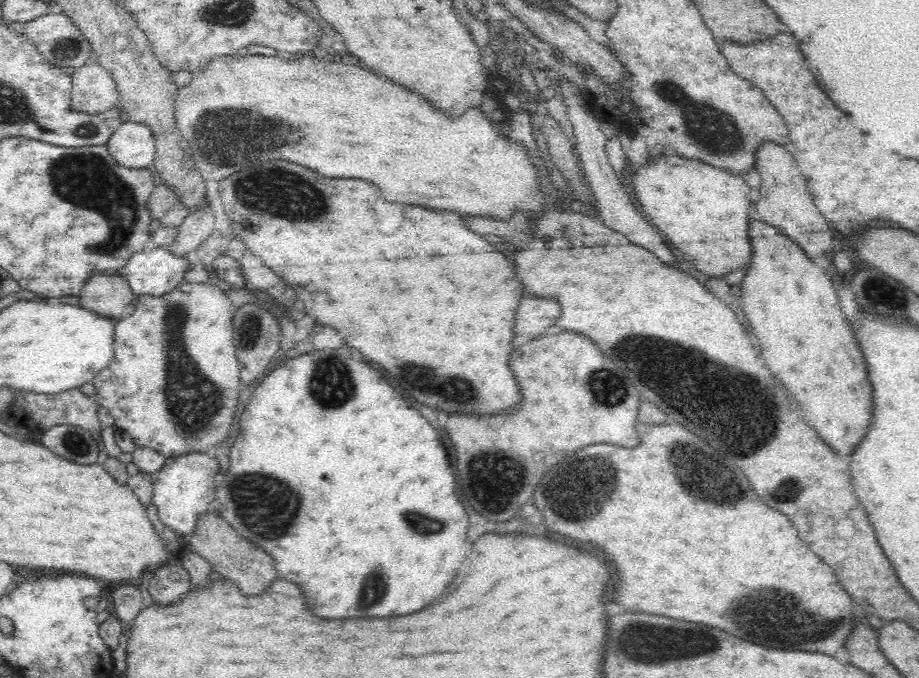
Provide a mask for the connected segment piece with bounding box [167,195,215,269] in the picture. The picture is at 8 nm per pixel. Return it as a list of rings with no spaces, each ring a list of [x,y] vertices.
[[[207,197],[207,204],[198,207],[179,224],[178,234],[174,243],[167,248],[174,255],[186,255],[189,258],[189,269],[193,269],[199,264],[197,258],[198,247],[212,234],[214,230],[214,210]]]

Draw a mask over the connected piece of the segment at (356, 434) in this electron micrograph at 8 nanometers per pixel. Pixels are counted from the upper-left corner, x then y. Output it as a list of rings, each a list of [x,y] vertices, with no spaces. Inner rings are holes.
[[[344,344],[337,349],[314,350],[285,359],[282,364],[266,373],[260,381],[240,418],[238,438],[229,449],[230,467],[220,477],[216,498],[209,505],[208,511],[219,514],[234,527],[237,534],[246,537],[274,557],[276,571],[280,572],[282,578],[302,586],[302,590],[306,592],[308,608],[322,618],[402,616],[412,614],[428,606],[432,600],[436,600],[454,580],[466,558],[464,546],[468,532],[468,514],[456,496],[454,472],[448,464],[448,452],[440,440],[440,434],[430,426],[430,422],[426,422],[426,418],[420,416],[418,410],[412,410],[412,406],[406,404],[398,390],[382,376],[382,370],[372,368],[358,352],[350,350]],[[274,482],[280,482],[282,486],[292,490],[270,490]]]

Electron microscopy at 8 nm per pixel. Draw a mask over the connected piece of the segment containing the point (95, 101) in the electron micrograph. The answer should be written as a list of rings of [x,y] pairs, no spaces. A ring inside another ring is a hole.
[[[94,60],[72,74],[72,109],[100,114],[119,108],[120,95],[108,69]]]

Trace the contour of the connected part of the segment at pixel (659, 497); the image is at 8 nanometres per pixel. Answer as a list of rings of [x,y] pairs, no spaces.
[[[670,420],[656,426],[641,421],[638,421],[637,424],[638,436],[644,438],[642,446],[638,446],[634,450],[606,443],[585,446],[574,454],[565,457],[564,462],[560,462],[556,468],[552,468],[544,476],[544,480],[536,488],[534,502],[536,502],[536,508],[544,512],[546,526],[550,530],[566,536],[566,538],[576,538],[580,542],[594,542],[598,546],[604,546],[608,552],[612,552],[616,556],[616,562],[620,564],[620,568],[624,572],[620,576],[626,576],[626,586],[622,590],[622,604],[628,610],[638,608],[638,610],[648,612],[648,614],[660,614],[660,616],[670,616],[670,618],[678,618],[678,620],[688,620],[688,622],[698,622],[698,624],[703,625],[708,624],[708,626],[726,630],[726,632],[730,632],[738,638],[744,638],[744,640],[750,640],[750,642],[756,642],[756,644],[762,644],[762,646],[770,646],[770,648],[824,652],[828,656],[834,656],[836,652],[840,652],[844,648],[846,640],[850,638],[850,632],[854,632],[856,622],[858,622],[854,602],[850,600],[848,592],[838,584],[838,580],[836,580],[834,572],[830,570],[830,566],[824,564],[808,546],[804,546],[798,540],[796,528],[792,526],[790,518],[786,514],[782,514],[780,510],[774,510],[774,508],[766,506],[764,500],[756,496],[756,492],[752,490],[752,486],[750,486],[750,482],[748,482],[748,478],[744,476],[742,470],[728,468],[718,450],[714,450],[712,446],[702,442],[698,436],[694,436],[692,432],[682,428],[680,424],[674,424]]]

